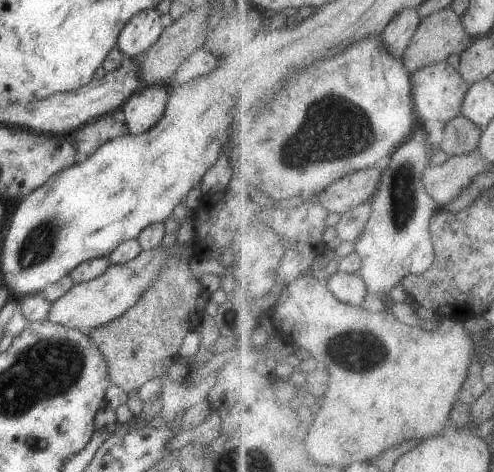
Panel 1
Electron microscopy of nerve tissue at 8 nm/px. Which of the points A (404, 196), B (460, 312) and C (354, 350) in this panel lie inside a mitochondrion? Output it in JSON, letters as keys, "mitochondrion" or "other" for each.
{"A":"mitochondrion","B":"other","C":"mitochondrion"}

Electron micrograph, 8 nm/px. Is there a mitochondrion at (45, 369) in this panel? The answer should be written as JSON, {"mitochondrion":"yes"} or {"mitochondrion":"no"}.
{"mitochondrion":"yes"}

